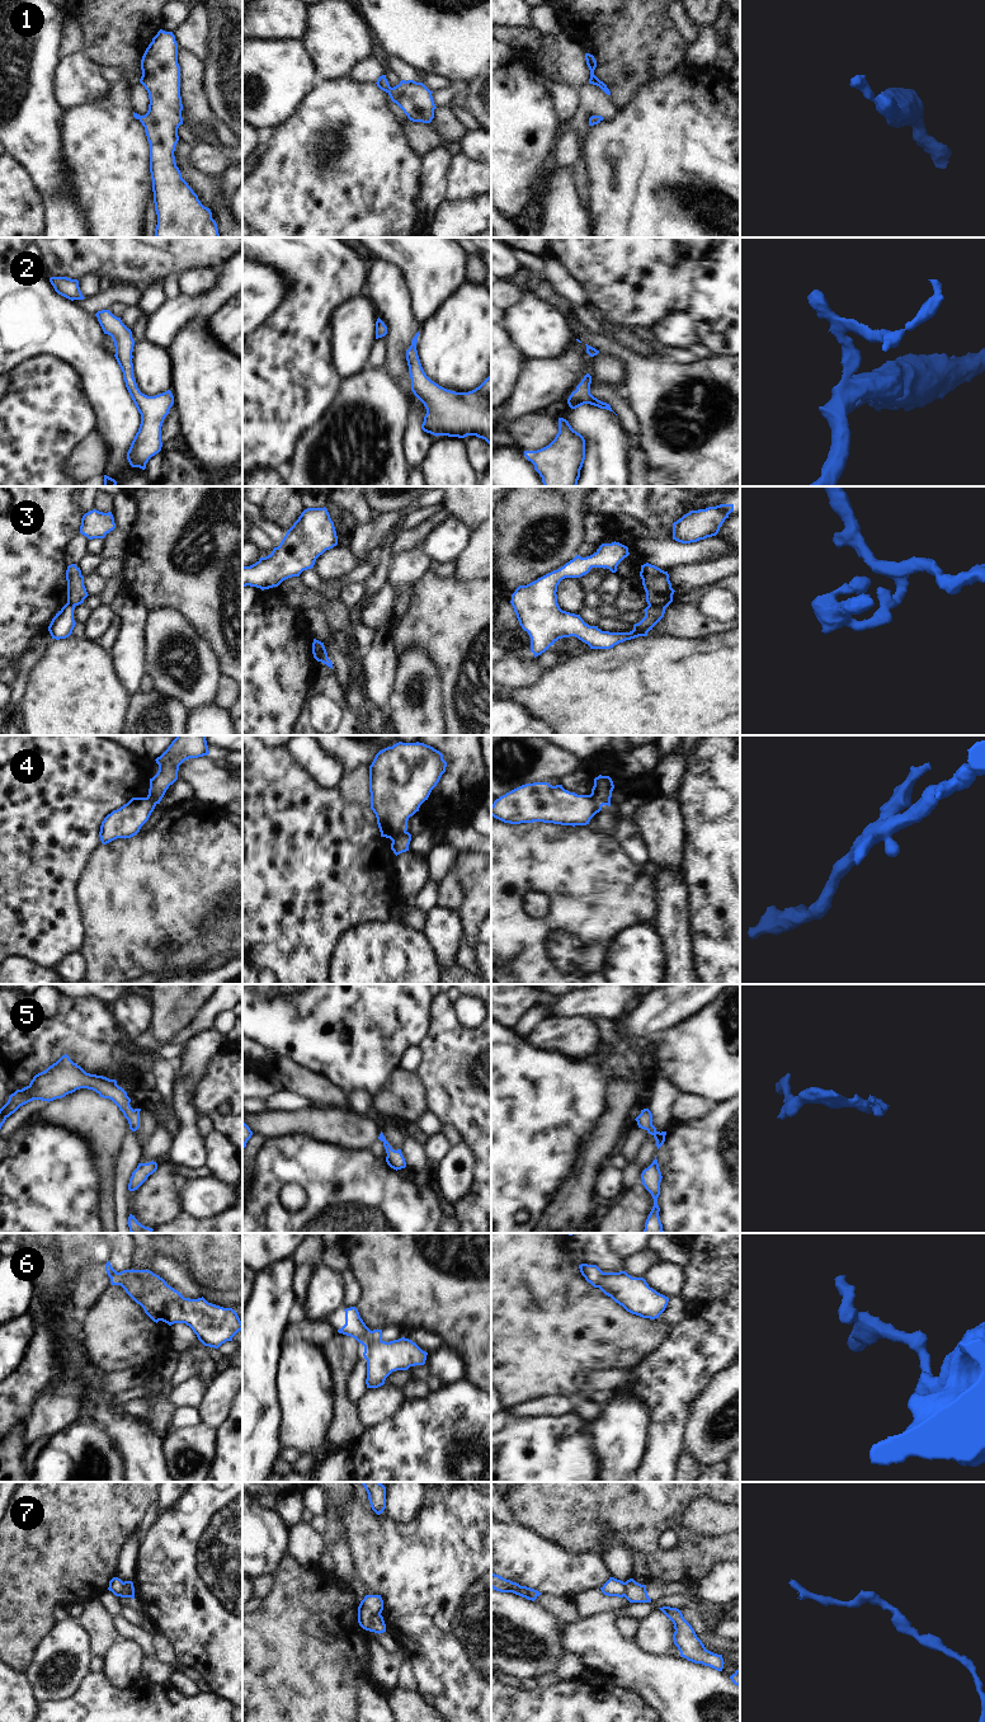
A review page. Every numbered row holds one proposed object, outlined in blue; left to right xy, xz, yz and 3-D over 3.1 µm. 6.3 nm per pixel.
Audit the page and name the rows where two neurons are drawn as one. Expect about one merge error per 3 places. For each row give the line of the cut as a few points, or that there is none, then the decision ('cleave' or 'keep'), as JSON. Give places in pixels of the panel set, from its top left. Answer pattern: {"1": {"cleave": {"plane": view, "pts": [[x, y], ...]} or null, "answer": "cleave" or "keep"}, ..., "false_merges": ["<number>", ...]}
{"1": {"cleave": null, "answer": "keep"}, "2": {"cleave": null, "answer": "keep"}, "3": {"cleave": {"plane": "yz", "pts": [[649, 605], [664, 608]]}, "answer": "cleave"}, "4": {"cleave": {"plane": "xz", "pts": [[405, 831], [400, 832], [392, 842]]}, "answer": "cleave"}, "5": {"cleave": null, "answer": "keep"}, "6": {"cleave": {"plane": "xz", "pts": [[381, 1340], [364, 1346]]}, "answer": "cleave"}, "7": {"cleave": {"plane": "xz", "pts": [[380, 1613], [371, 1617], [368, 1629]]}, "answer": "cleave"}, "false_merges": ["3", "4", "6", "7"]}

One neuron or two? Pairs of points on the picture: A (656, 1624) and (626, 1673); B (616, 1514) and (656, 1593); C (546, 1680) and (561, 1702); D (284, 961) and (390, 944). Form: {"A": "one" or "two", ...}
{"A": "two", "B": "two", "C": "two", "D": "two"}

